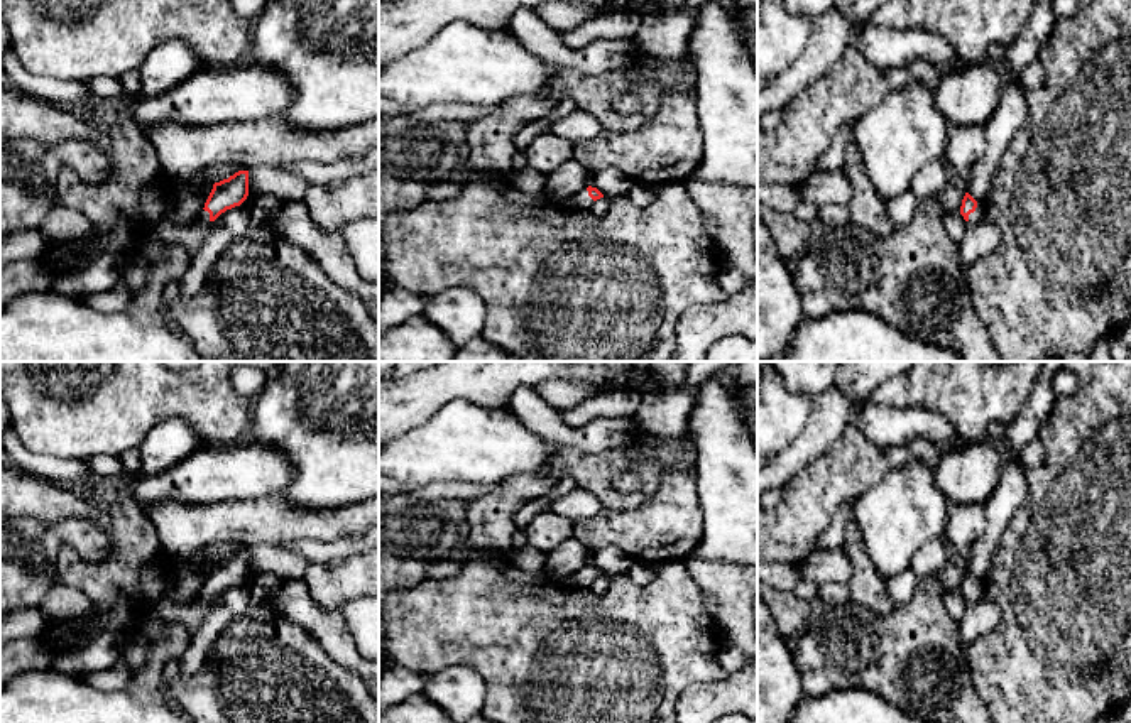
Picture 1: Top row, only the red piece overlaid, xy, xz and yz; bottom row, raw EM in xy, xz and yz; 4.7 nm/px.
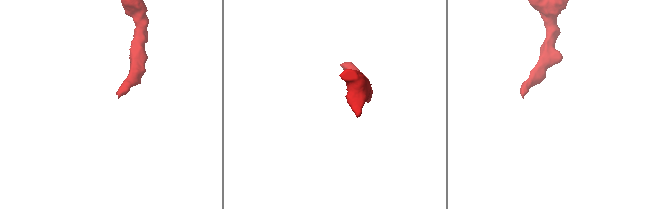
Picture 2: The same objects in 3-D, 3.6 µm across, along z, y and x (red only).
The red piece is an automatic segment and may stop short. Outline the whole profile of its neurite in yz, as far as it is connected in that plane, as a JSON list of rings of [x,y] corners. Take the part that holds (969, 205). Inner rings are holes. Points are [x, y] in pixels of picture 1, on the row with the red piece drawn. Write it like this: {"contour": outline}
{"contour": [[[965,193],[960,206],[960,215],[967,225],[975,225],[986,216],[986,204],[977,203],[969,193]]]}

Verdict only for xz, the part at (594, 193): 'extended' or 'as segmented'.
extended

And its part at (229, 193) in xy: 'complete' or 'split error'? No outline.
split error

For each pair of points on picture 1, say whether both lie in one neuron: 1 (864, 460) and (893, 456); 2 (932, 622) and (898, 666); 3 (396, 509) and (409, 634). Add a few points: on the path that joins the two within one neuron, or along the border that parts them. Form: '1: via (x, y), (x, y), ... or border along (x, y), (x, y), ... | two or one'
1: border along (881, 450), (890, 468) | two
2: via (922, 632), (917, 647), (908, 656) | one
3: border along (428, 578), (396, 590) | two

